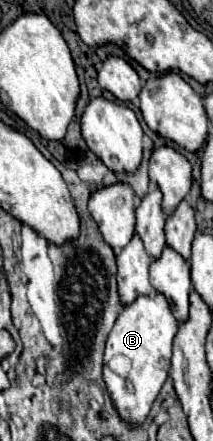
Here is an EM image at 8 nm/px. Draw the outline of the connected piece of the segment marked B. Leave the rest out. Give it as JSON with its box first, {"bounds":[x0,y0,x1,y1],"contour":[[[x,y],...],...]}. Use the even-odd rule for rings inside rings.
{"bounds":[103,293,177,425],"contour":[[[163,293],[139,295],[133,303],[125,305],[121,315],[115,321],[115,327],[109,333],[105,347],[105,365],[103,377],[111,399],[123,419],[137,425],[155,401],[161,391],[161,385],[167,379],[171,365],[171,347],[177,333],[177,319],[171,313],[171,305]]]}

